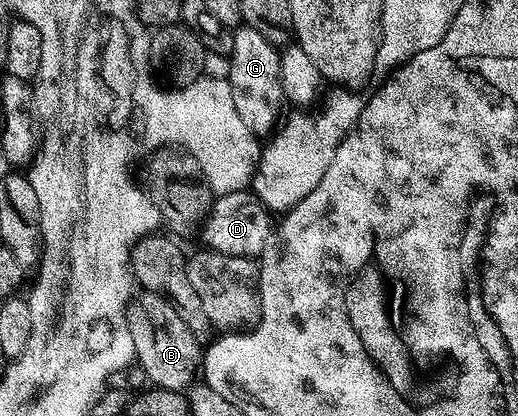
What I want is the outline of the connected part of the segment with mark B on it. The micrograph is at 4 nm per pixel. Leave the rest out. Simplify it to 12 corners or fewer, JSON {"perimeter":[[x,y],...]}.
{"perimeter":[[142,291],[125,317],[148,383],[184,393],[203,344],[173,303]]}

